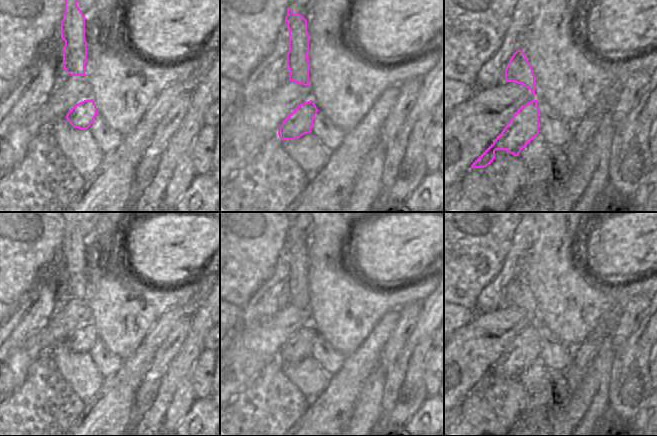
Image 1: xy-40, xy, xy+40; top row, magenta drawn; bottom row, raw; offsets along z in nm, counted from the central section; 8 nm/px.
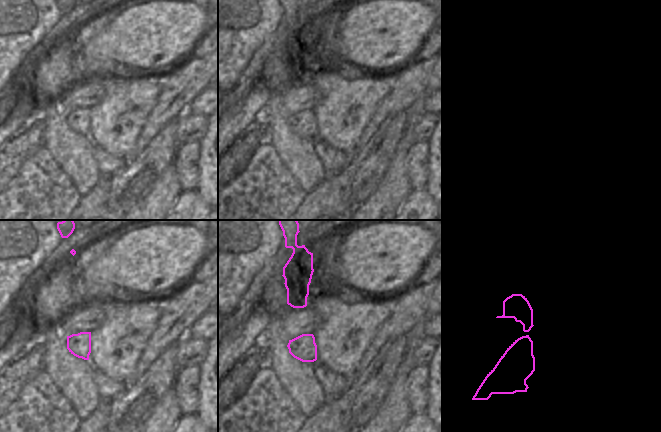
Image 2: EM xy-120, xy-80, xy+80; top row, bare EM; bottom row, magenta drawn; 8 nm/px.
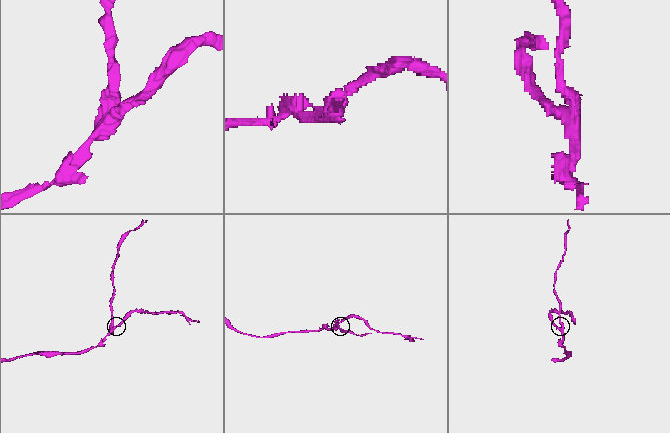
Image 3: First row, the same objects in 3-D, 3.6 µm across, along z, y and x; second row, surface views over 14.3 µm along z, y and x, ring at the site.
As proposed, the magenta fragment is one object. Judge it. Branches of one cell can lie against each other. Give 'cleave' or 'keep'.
cleave

